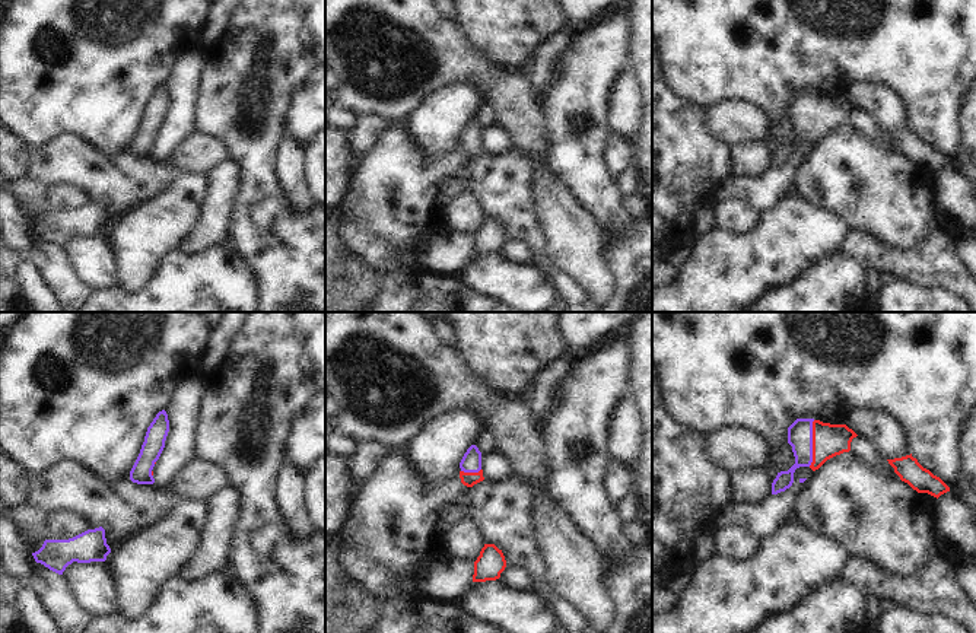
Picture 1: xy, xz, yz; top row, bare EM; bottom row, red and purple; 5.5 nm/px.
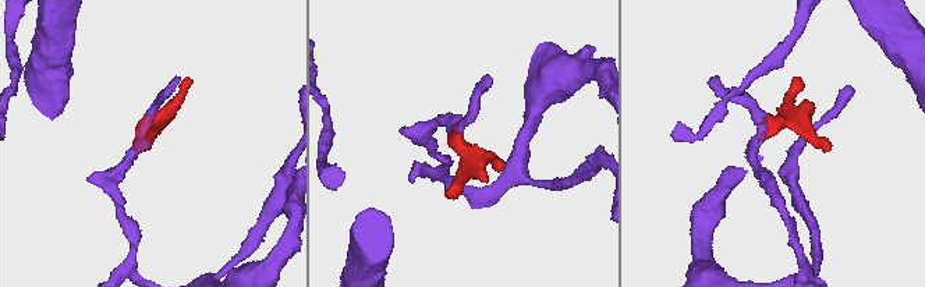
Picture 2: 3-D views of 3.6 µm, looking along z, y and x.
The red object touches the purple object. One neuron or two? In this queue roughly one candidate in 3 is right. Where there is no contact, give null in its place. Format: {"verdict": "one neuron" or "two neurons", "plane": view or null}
{"verdict": "one neuron", "plane": "yz"}

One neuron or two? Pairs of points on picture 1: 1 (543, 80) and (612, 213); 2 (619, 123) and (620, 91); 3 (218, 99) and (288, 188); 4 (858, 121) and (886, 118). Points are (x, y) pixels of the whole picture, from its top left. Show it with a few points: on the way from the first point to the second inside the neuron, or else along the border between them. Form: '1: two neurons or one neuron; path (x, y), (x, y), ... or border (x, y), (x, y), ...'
1: two neurons; border (559, 57), (555, 82), (544, 92), (539, 94)
2: one neuron; path (620, 115), (620, 98)
3: two neurons; border (279, 140), (275, 178), (280, 196), (289, 206)
4: two neurons; border (858, 107), (887, 131)

